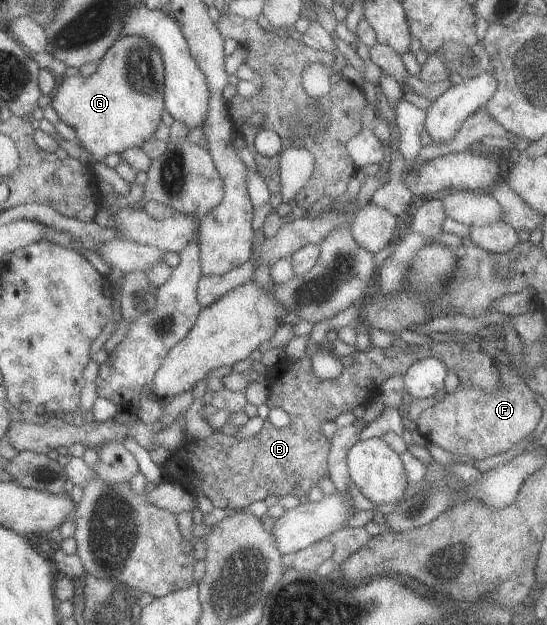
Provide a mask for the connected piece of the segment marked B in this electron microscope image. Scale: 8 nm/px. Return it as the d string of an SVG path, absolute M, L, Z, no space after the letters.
M306 337L306 351L303 357L289 365L285 363L285 371L281 377L275 377L275 381L269 385L268 391L281 391L281 395L299 395L299 403L293 407L291 421L284 427L273 428L266 420L260 431L248 439L241 439L236 434L223 435L220 430L210 430L203 437L192 438L171 452L171 461L160 467L163 479L176 482L187 492L202 494L213 508L221 508L225 511L246 509L251 503L263 500L275 495L278 499L285 495L298 496L299 498L316 487L319 479L328 477L326 458L330 441L321 434L320 426L333 420L342 413L350 412L356 405L363 405L366 401L376 398L379 385L392 376L403 376L405 371L416 361L432 356L438 358L446 370L451 370L457 375L459 383L463 386L480 388L482 391L492 393L498 385L498 372L494 366L493 356L483 349L469 352L461 349L461 344L452 342L425 343L412 349L411 352L401 352L398 348L373 348L357 352L349 356L338 357L342 371L338 377L330 378L326 374L318 376L310 369L309 357L316 352L317 346L313 340Z

